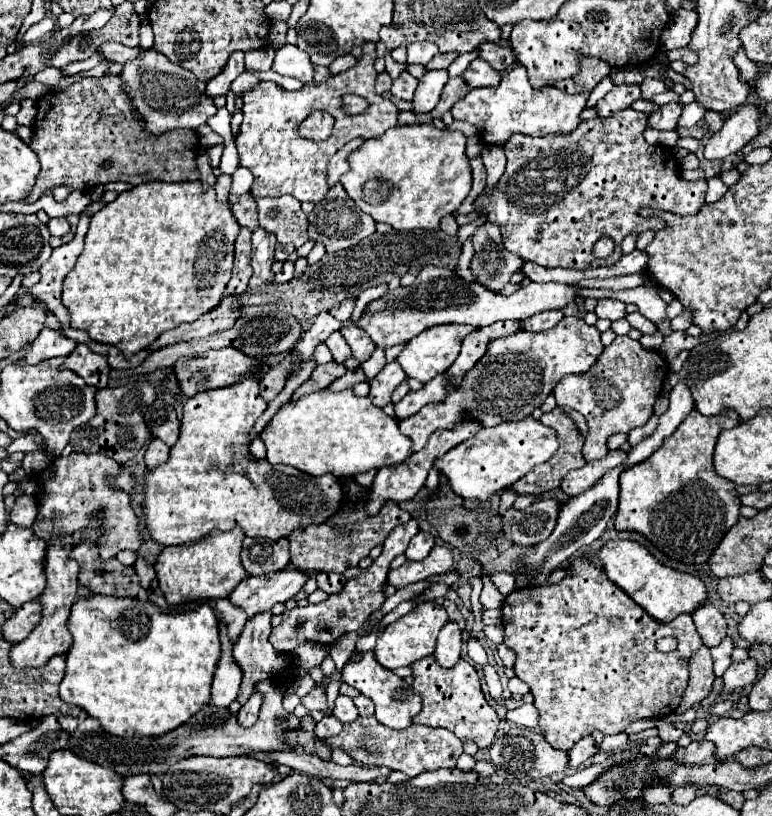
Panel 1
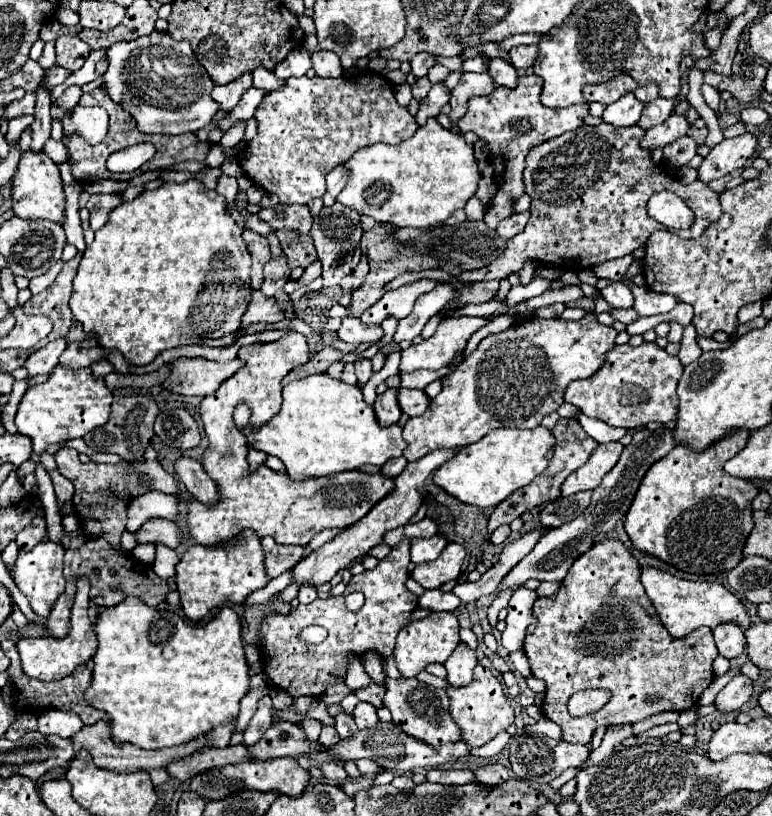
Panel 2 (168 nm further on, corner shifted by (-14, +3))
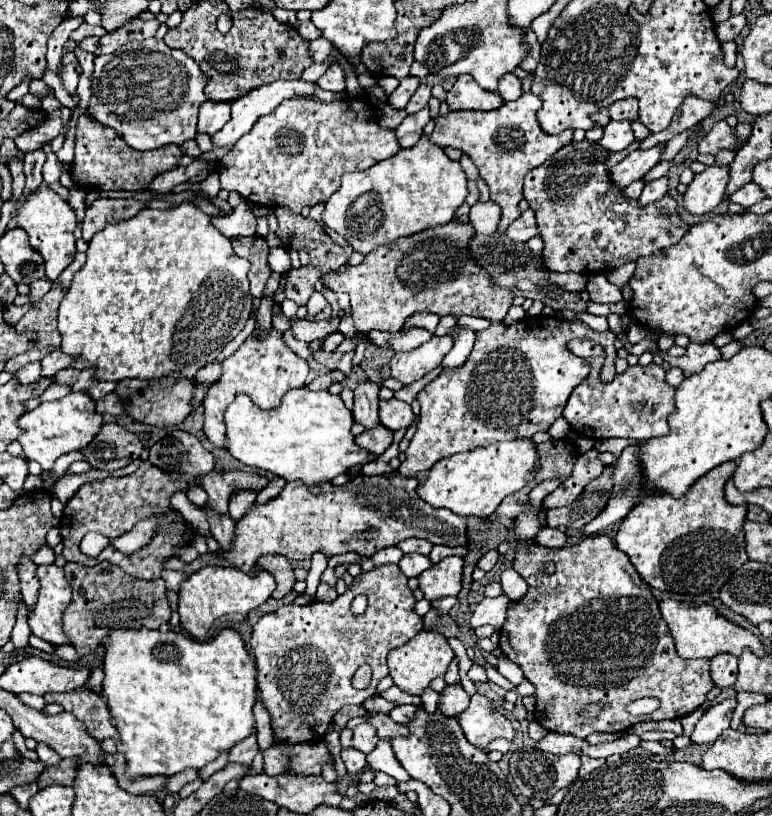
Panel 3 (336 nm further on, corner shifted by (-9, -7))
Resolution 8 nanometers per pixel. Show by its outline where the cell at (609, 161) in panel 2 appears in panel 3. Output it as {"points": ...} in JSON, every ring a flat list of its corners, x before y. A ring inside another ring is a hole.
{"points":[[588,141,570,143,562,147,562,151,554,153,546,163,532,169,524,179,524,197,528,199,530,207,536,211,538,229,544,237,544,263,550,271,558,271,558,273,574,271,584,275,592,275,594,271,612,271,628,261,636,261,640,257,652,255,654,251,678,243,678,239,682,239,682,235,688,229,680,221,680,215,676,211,678,203,670,195,662,197,660,201,648,207,640,207,638,201,630,201,622,197,620,191,614,189,614,185,610,183,604,161,600,161,594,155,594,151,596,151,594,143,592,145],[656,217,668,217,670,227,656,227]]}

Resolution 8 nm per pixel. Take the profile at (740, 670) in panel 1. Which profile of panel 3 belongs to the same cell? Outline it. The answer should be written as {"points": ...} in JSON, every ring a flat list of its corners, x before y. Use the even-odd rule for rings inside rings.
{"points":[[730,697,730,699,724,699,722,703,706,709,706,713,698,721,694,733,690,735,690,741,694,745,710,745,710,743,714,743,722,735,722,731,726,731,730,727,734,707,736,707,736,699]]}

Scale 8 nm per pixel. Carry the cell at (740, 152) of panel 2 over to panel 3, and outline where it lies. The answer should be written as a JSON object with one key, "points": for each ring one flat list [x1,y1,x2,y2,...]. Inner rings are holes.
{"points":[[712,165,712,167,706,167,704,173,698,173,682,197,684,211,688,211,690,215,712,213,724,197,726,171,728,171,728,167]]}

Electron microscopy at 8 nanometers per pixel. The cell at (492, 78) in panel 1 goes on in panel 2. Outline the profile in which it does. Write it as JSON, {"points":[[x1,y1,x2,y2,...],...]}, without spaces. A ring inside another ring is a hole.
{"points":[[491,59,487,73,495,81,495,85,503,85,503,87,515,87,517,85,517,71,505,59]]}

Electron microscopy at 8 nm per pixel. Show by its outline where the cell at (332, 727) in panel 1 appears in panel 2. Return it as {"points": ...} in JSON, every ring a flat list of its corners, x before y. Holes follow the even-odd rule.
{"points":[[323,727,323,729,321,729,321,735,319,735,319,741,321,741,321,745,325,745,325,747,337,743,337,741,339,741,339,735,337,735,335,727]]}

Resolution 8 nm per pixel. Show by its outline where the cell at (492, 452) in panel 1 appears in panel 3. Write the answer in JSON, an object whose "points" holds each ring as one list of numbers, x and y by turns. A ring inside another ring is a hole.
{"points":[[530,439,500,441,490,447,476,447,468,453,456,453,440,459,432,469,424,485,416,493,432,507,450,509,456,515,490,517,506,495,522,489,534,475,538,463,536,445]]}

